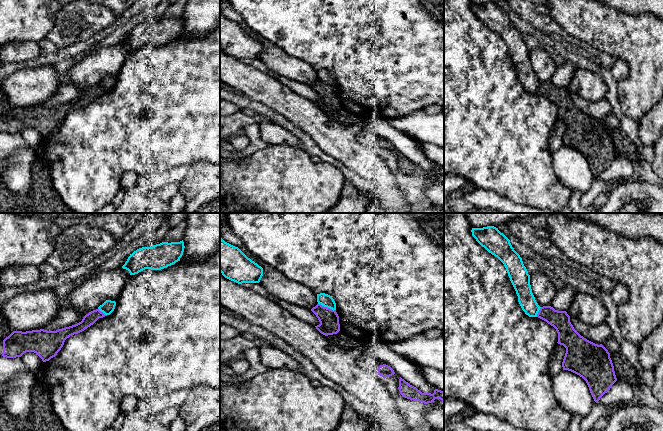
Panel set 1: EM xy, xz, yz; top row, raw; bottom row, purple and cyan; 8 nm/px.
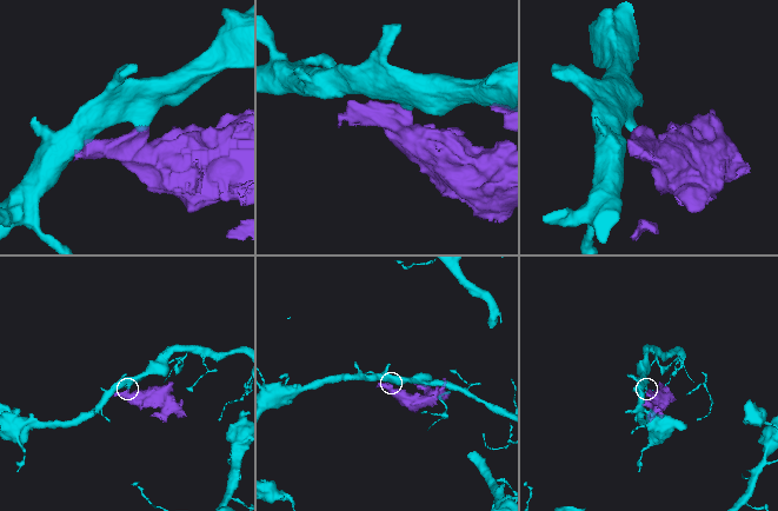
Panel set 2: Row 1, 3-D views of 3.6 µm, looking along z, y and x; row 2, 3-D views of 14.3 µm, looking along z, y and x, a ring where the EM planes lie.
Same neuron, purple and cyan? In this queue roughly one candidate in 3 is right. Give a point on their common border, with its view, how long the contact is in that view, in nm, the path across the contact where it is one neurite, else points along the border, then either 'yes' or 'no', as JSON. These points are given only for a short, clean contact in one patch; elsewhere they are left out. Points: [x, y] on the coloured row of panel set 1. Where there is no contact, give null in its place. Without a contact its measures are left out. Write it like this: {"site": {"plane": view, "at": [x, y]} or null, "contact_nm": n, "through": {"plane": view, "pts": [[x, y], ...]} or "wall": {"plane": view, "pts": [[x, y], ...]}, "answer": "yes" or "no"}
{"site": {"plane": "xz", "at": [326, 307]}, "contact_nm": 160, "wall": {"plane": "xz", "pts": [[318, 303], [335, 310]]}, "answer": "no"}

